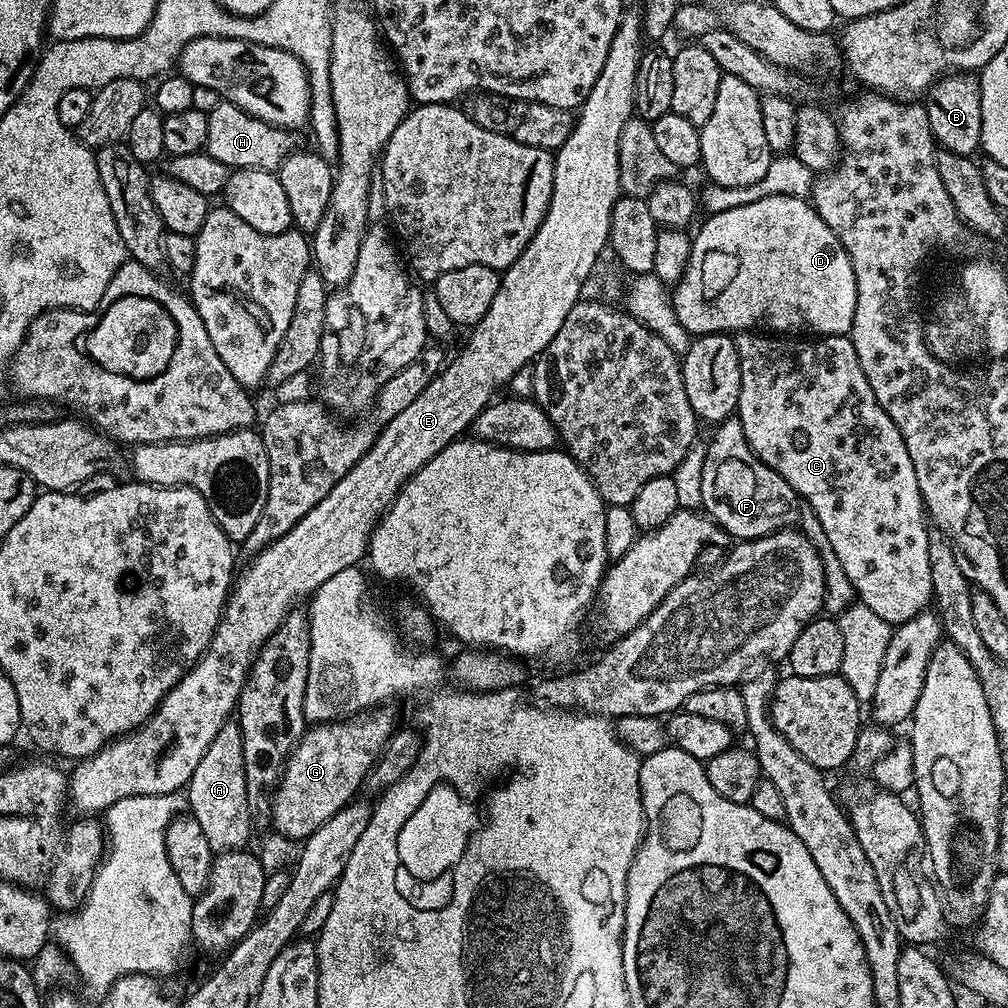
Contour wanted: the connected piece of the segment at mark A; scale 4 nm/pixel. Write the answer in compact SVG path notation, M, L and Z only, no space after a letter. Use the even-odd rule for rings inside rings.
M229 722L218 730L210 742L198 770L186 785L186 804L190 815L206 833L213 853L238 852L249 847L248 839L254 833L254 821L246 798L246 766L242 762L242 730L239 723Z

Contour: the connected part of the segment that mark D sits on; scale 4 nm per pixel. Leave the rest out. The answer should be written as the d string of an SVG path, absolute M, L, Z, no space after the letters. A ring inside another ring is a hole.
M772 195L706 220L693 235L690 262L670 296L689 335L734 334L762 326L776 334L851 333L857 310L853 266L841 240L807 199Z

